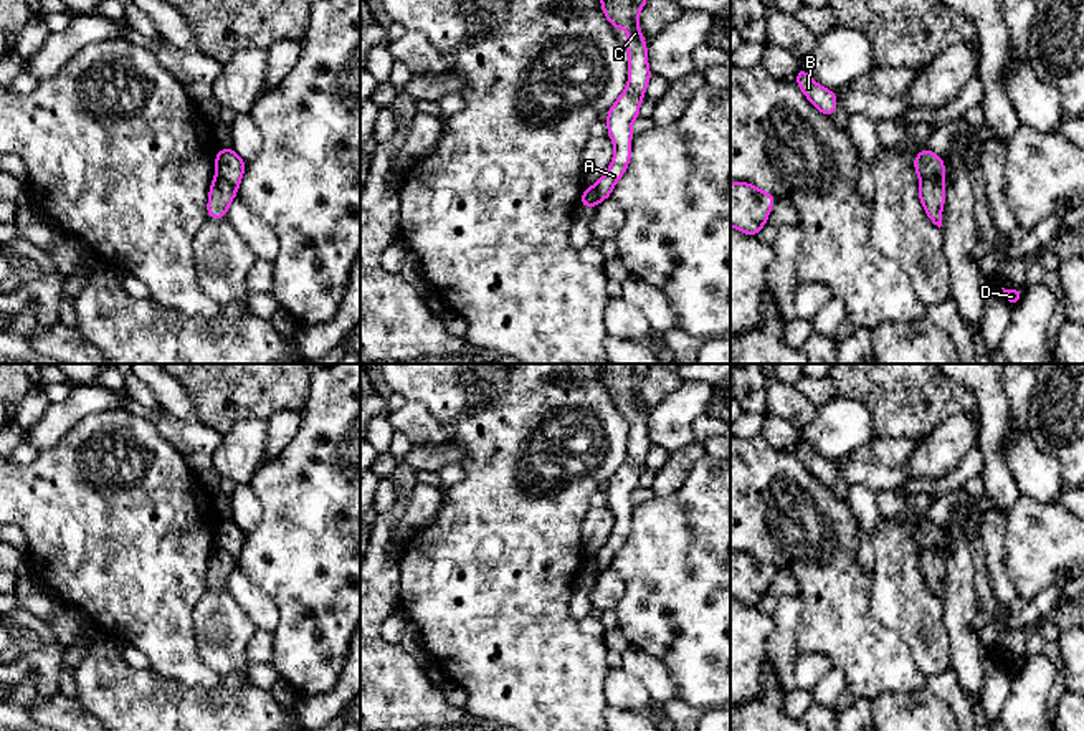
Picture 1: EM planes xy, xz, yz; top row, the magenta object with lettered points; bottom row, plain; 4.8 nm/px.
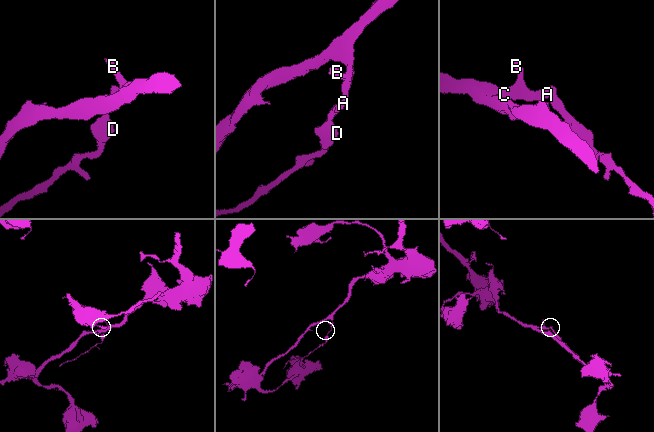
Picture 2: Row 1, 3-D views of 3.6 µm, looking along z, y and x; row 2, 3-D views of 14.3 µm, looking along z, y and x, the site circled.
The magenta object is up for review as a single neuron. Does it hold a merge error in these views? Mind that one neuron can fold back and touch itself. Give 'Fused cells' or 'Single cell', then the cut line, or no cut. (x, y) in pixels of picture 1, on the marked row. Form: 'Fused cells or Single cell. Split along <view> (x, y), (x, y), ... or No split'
Fused cells. Split along xy (215, 176), (237, 189)

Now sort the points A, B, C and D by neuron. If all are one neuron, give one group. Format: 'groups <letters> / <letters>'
groups A B C / D

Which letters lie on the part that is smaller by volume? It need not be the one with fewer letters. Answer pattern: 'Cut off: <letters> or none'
Cut off: D

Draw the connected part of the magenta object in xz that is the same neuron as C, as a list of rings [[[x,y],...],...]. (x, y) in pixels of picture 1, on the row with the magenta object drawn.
[[[600,0],[605,18],[611,28],[626,28],[628,40],[621,45],[628,51],[628,83],[606,112],[608,137],[615,152],[608,170],[593,184],[598,203],[611,197],[616,182],[625,175],[631,160],[631,124],[639,117],[646,86],[653,76],[648,66],[648,45],[638,25],[639,13],[648,0]]]

